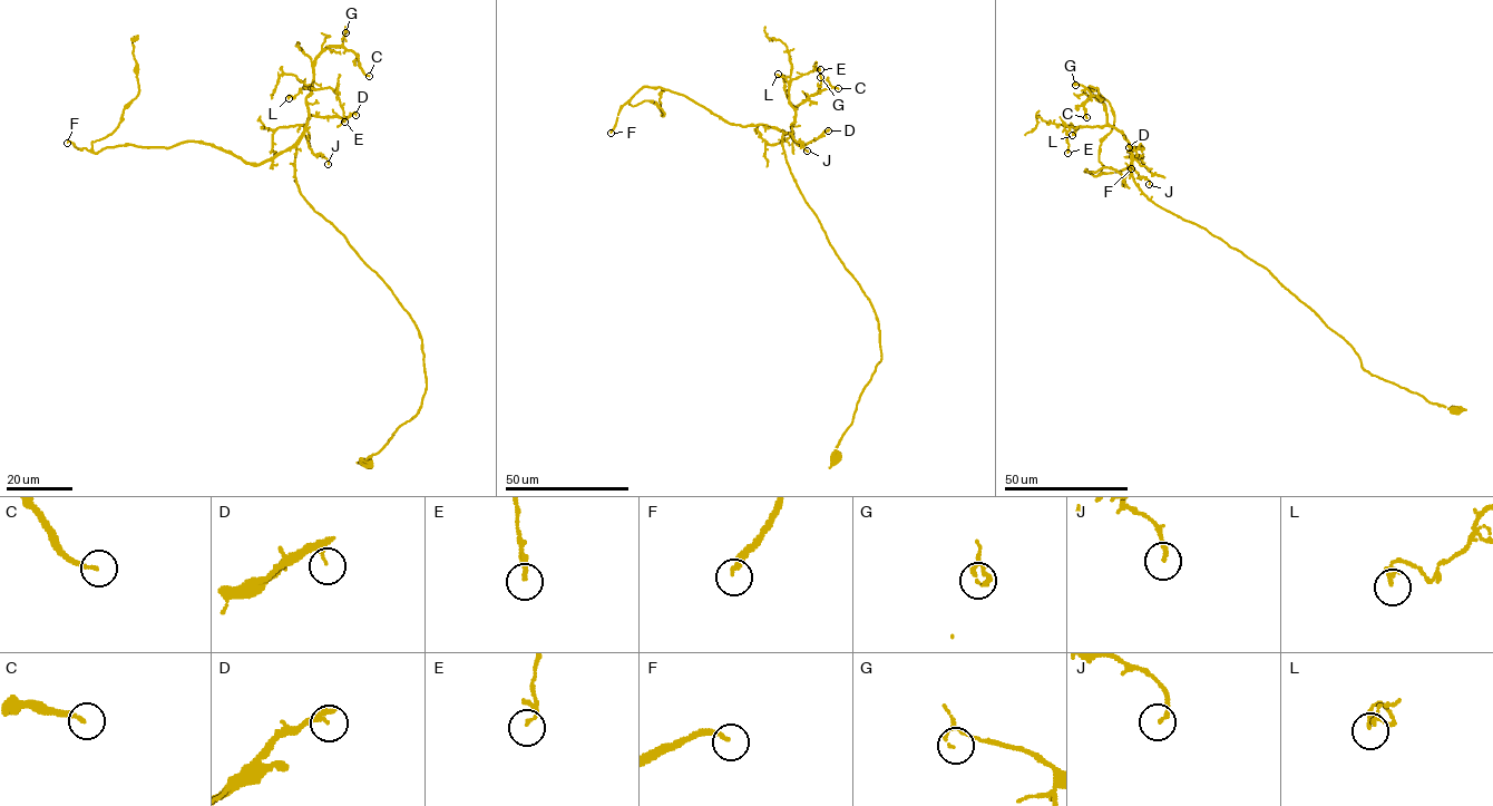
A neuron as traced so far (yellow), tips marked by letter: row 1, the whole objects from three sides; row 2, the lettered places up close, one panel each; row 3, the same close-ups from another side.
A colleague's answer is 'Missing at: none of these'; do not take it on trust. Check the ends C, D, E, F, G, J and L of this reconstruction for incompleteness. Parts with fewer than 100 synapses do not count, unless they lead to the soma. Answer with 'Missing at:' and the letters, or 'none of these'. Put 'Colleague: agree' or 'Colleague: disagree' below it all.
Missing at: F
Colleague: disagree

